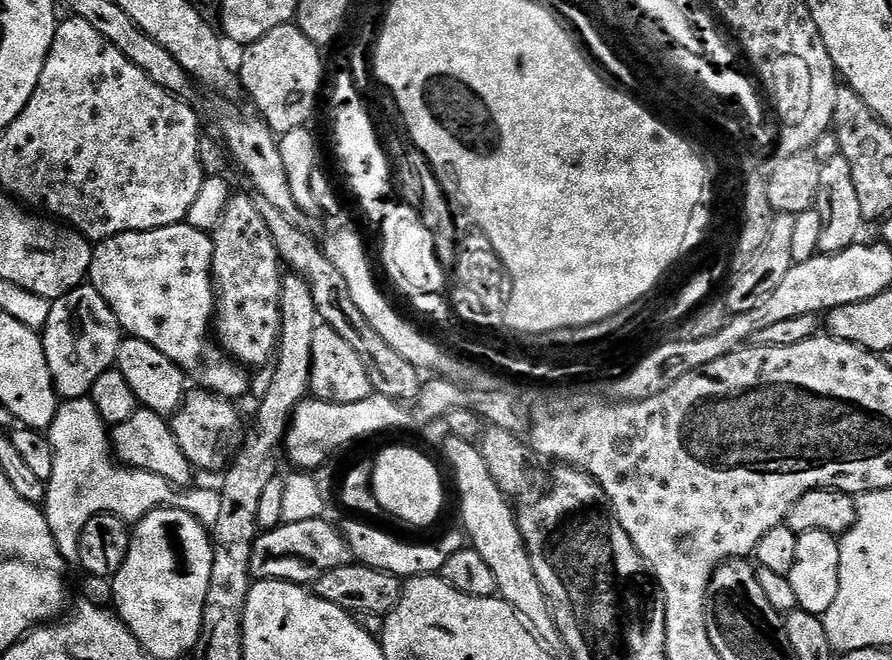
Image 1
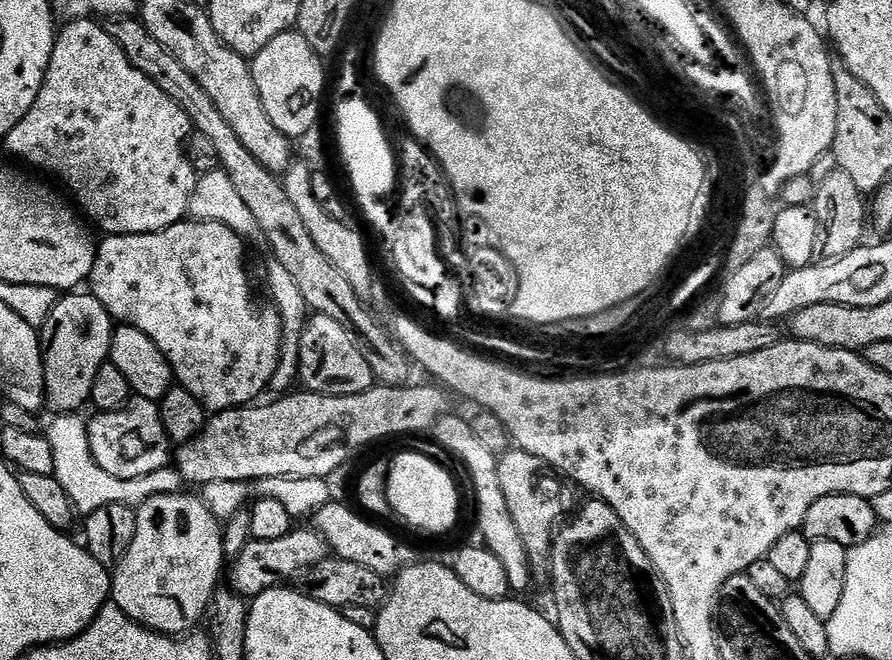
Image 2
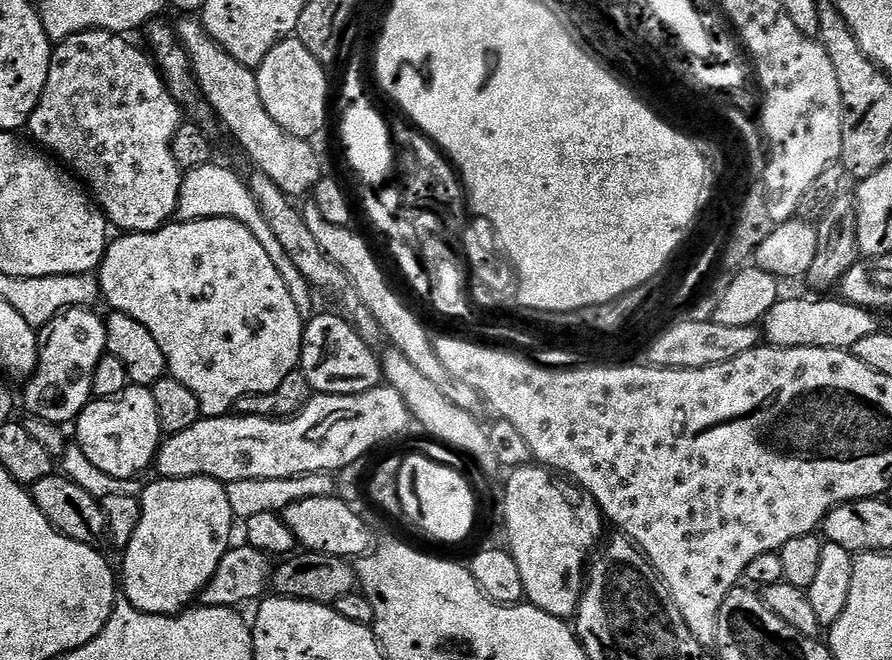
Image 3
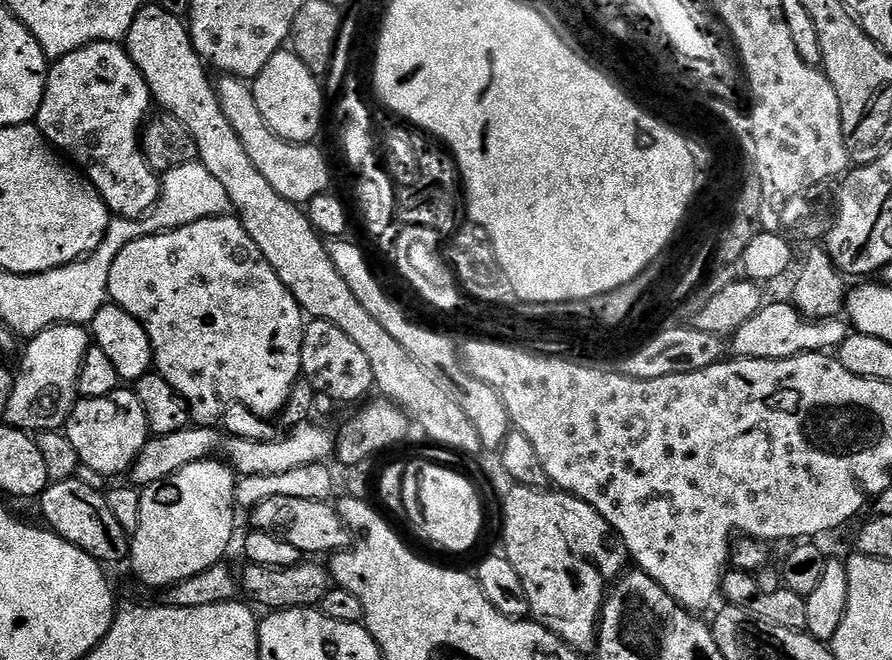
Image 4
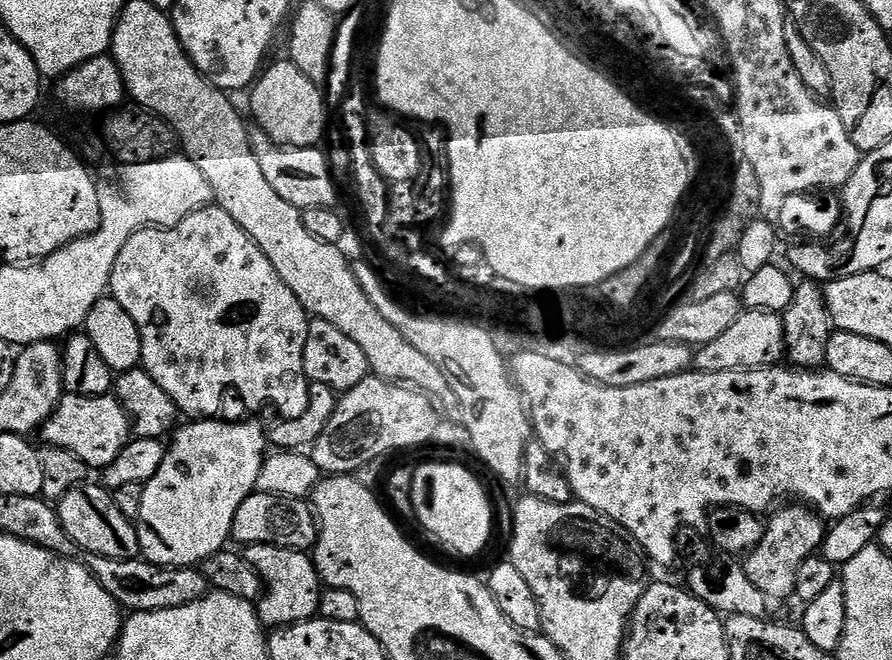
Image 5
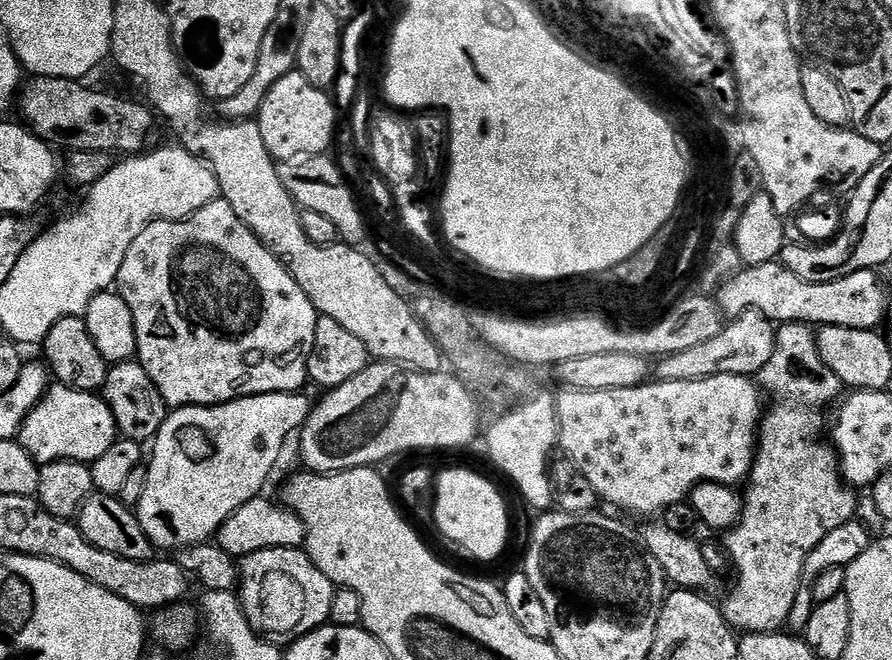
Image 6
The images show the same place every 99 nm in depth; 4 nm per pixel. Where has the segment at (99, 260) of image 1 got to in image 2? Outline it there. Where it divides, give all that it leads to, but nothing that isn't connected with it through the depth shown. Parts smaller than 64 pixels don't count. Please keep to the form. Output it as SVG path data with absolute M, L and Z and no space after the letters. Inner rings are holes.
M185 218L180 223L170 226L161 232L147 232L146 234L138 234L137 236L109 236L105 235L99 241L96 249L96 261L92 267L90 277L91 295L98 298L98 302L102 302L102 306L106 306L106 310L117 321L134 326L138 330L142 330L142 334L146 334L146 338L150 338L150 342L154 342L154 346L158 346L158 350L162 350L162 354L166 358L166 362L170 362L172 367L172 375L175 383L181 388L190 390L190 394L194 394L194 398L198 398L198 402L209 413L225 412L231 408L242 408L251 405L253 402L259 401L266 389L271 385L274 378L274 370L278 370L278 362L280 361L280 343L282 342L282 322L280 315L277 314L275 307L271 303L259 300L252 293L252 280L248 277L248 268L244 265L244 248L245 241L234 230L230 230L230 226L226 226L222 222L210 222L209 220L198 220L195 218Z

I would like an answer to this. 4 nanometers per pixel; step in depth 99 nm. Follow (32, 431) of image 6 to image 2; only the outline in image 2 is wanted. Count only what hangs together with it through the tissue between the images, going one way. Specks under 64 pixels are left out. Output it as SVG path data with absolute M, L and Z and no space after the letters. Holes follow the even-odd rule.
M133 398L125 407L118 408L115 412L97 411L95 415L93 420L87 421L90 450L94 454L94 462L98 462L98 466L102 466L106 474L133 480L146 474L154 474L154 470L169 467L170 441L162 426L157 401Z

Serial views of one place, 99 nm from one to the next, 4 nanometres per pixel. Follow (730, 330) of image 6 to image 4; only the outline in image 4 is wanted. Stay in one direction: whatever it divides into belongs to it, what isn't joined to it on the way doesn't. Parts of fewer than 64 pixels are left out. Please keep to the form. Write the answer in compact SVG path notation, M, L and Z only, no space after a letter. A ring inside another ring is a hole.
M765 303L764 307L750 318L730 337L730 352L742 360L785 360L807 352L823 352L839 349L840 343L850 335L850 328L843 319L807 320L801 316L795 304Z

